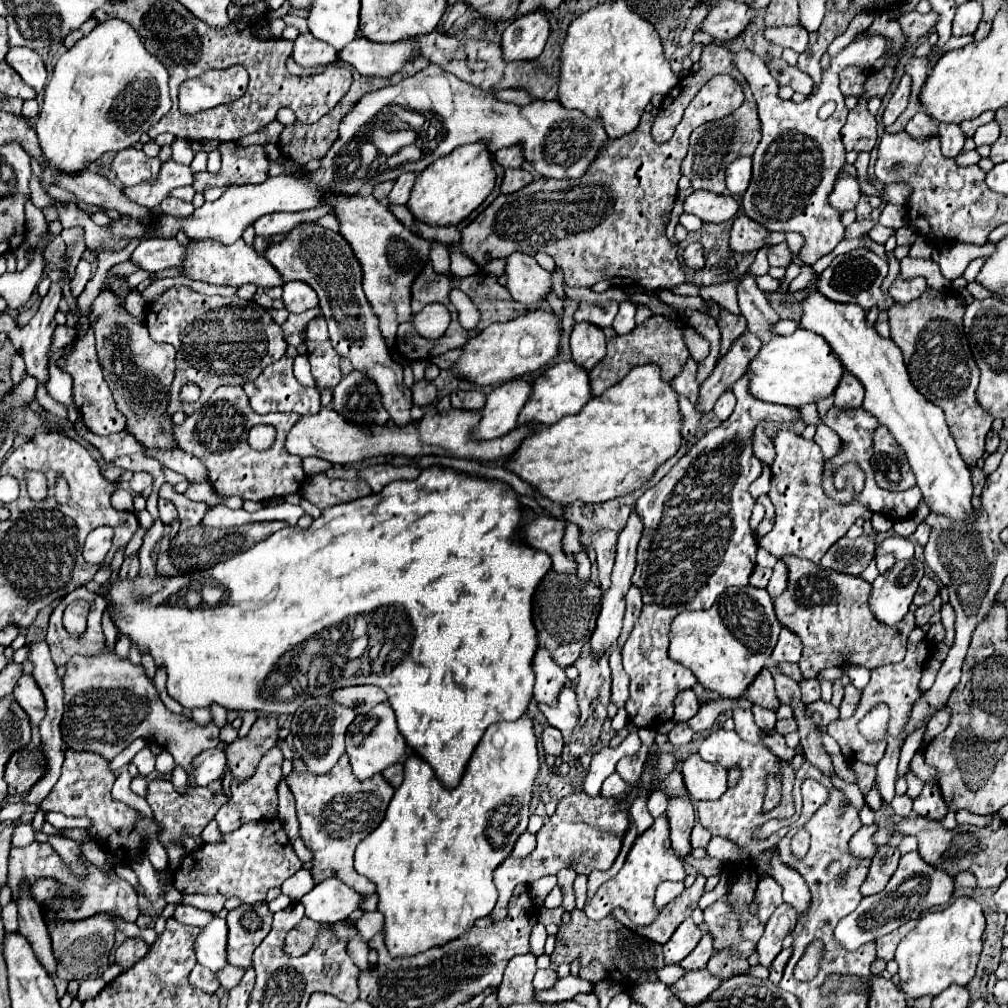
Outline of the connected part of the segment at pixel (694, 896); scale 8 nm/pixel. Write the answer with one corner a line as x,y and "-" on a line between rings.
697,875
695,883
689,889
685,889
677,899
673,899
669,905
665,905
649,927
635,925
633,931
663,945
673,935
673,931
697,909
697,903
703,895
703,885
705,885
705,877

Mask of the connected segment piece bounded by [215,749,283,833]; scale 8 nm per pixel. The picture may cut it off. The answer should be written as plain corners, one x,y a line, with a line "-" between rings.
269,749
269,751
265,753
265,757
259,761
257,771
255,771
249,779
245,779
245,781
233,779
233,781
231,781
231,799
229,799
229,803
225,803
225,805
217,811
217,815
215,815
215,821
217,821
221,833
235,831
237,827
241,827
241,825
245,825
245,823
249,823
249,821
269,819
269,817
275,817
275,815
277,815
277,785
279,785
279,781
283,779
281,763
283,763
281,751
279,751
279,749

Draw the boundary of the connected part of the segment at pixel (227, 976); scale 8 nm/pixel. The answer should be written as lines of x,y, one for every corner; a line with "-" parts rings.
225,965
221,973
217,973
217,979
219,983
225,987
225,989
231,989
231,987
237,987
237,983
241,981
241,975
245,973
245,969
241,967
233,967
233,965

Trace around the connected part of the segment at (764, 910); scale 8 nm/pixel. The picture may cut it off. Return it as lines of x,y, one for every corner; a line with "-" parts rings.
761,877
759,883
757,883
755,901
757,901
755,917
759,917
761,923
767,923
767,919
771,917
771,913
783,903
781,887
777,887
777,883
775,883
773,879
765,879
765,877

